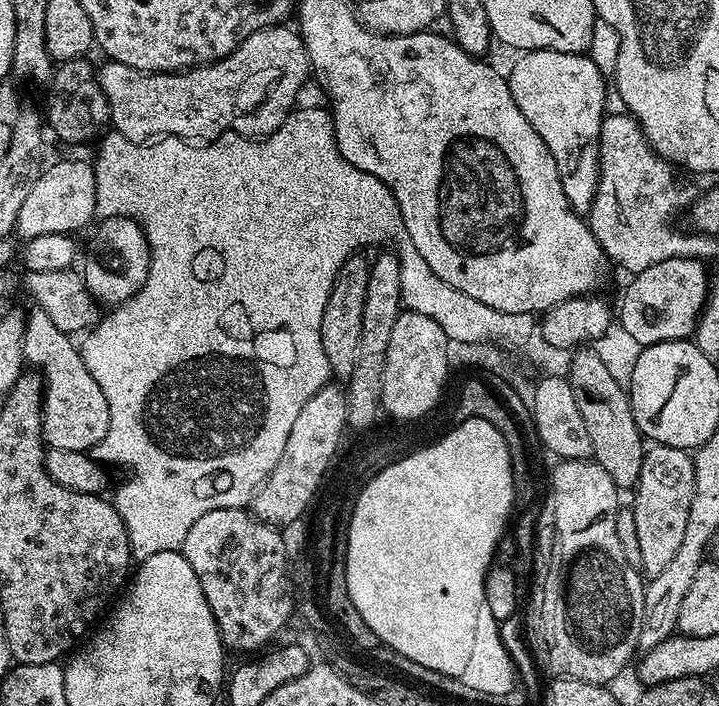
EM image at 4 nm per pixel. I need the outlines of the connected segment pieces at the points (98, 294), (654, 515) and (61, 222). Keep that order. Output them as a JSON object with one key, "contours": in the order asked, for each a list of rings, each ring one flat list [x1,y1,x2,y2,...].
{"contours":[[[105,216,99,223,100,229,96,232,97,242,106,251,113,252,124,265,117,276,108,276,107,270,98,261,92,260,84,270,82,269,83,285,98,305,119,306,125,304,134,294,138,294,138,290,142,290,142,282,146,282,146,274,150,270,152,251,144,229,128,216]],[[665,444,649,447,644,453,642,474,634,489,636,497,630,501,634,514,634,526,638,526,638,551,642,554,642,562,638,568,645,577,651,578,662,574,664,569,682,546,682,533,686,530,686,517,690,514,690,502,694,499,694,466,693,457,683,448,671,448]],[[60,160,43,169,34,182,22,210,18,210,15,235,21,241,44,234,76,234,96,216,96,170,84,160]]]}

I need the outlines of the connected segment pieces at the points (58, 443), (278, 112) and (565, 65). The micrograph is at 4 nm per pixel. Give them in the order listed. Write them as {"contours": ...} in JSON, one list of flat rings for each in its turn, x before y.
{"contours":[[[33,310,27,313,24,322,24,358,33,369,38,370,44,385,44,417,42,430,44,442,48,448,58,450,78,450,91,453,106,438,106,430,110,430,110,406,104,393,104,388,94,382,94,374,86,370,86,362,82,362,80,349,74,343,73,337,67,332,58,330,50,318,42,311]],[[279,24,255,31,226,58,178,73,144,73,105,61,97,79,109,104,113,129,136,144,165,136,210,142,226,131,263,139,276,132,310,76,300,33,286,27]],[[538,50,523,53,512,74,508,76,508,85,518,103,519,110,525,115,538,136,546,143,547,148,554,154,557,163,566,164,576,158,580,167,584,168,595,163,601,132,601,122,604,120,605,100,608,87,604,82,603,69,589,55,574,52]]]}

